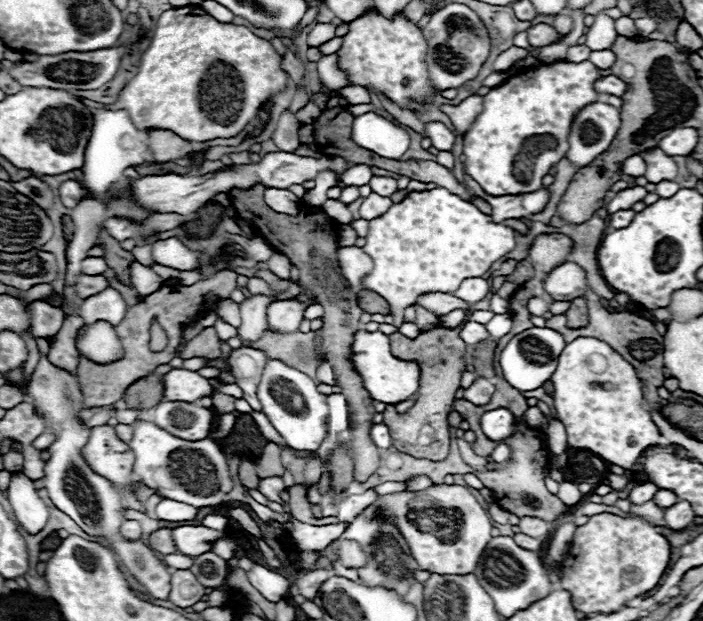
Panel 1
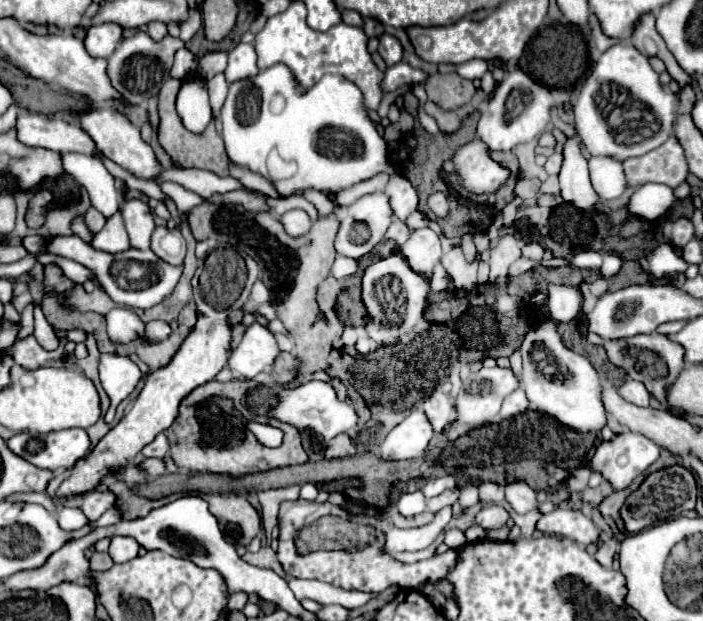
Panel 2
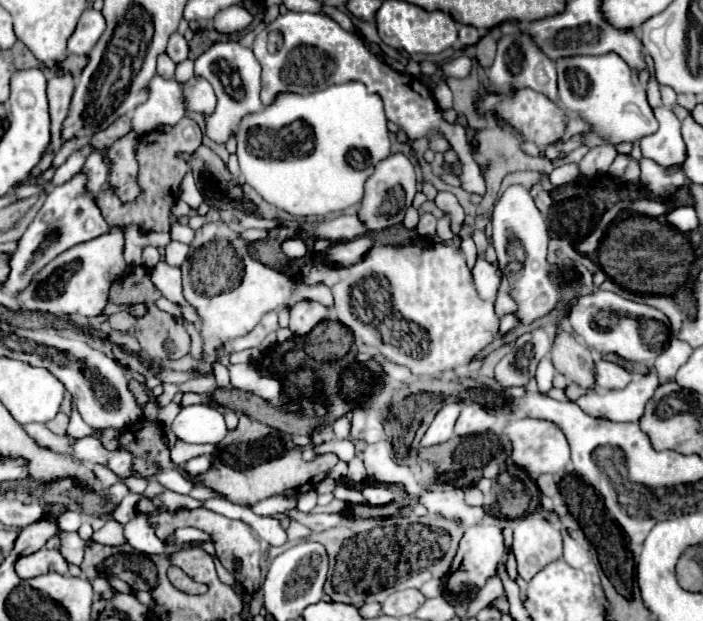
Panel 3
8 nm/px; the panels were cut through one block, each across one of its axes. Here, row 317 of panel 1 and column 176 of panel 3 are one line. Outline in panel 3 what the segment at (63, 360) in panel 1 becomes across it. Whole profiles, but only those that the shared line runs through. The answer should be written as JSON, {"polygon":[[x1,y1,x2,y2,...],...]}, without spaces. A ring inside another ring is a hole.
{"polygon":[[184,60,184,62,180,62,180,64,176,66,176,76,174,76,174,78,176,78,180,84,188,82,192,76,194,76,194,62,192,62,192,60]]}

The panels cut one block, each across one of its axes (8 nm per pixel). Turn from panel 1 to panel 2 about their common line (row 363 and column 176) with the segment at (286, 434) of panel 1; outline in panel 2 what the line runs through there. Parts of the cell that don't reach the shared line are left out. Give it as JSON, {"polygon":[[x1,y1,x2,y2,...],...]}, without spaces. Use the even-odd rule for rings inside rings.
{"polygon":[[32,234,32,236,24,236,22,238,24,248,30,254,38,254,38,252,48,252,48,254,56,254,56,256,64,256,70,260,76,260,84,266,88,266,98,282,104,286,106,294,116,302,116,304,124,304,128,308,150,308,158,302,162,302,164,298,168,298,180,278,182,266,170,266,164,264,152,250,136,250,130,248,126,252,118,252,118,254,108,254,108,252,100,252,94,250,88,242,84,242,80,236,72,234,72,236,42,236,42,234]]}

